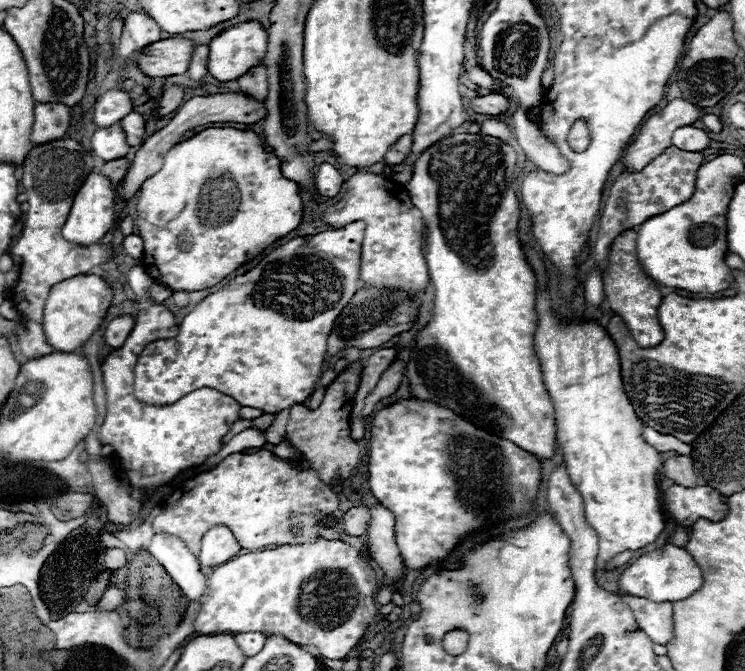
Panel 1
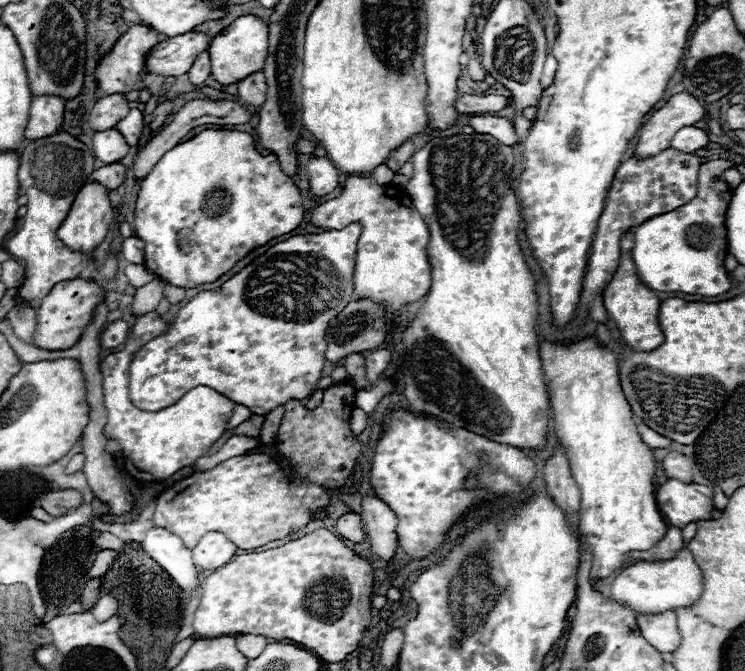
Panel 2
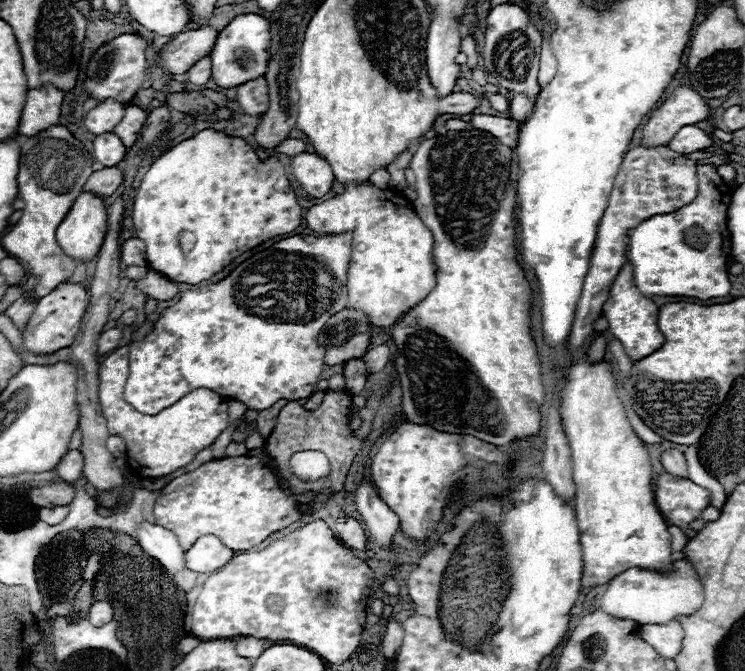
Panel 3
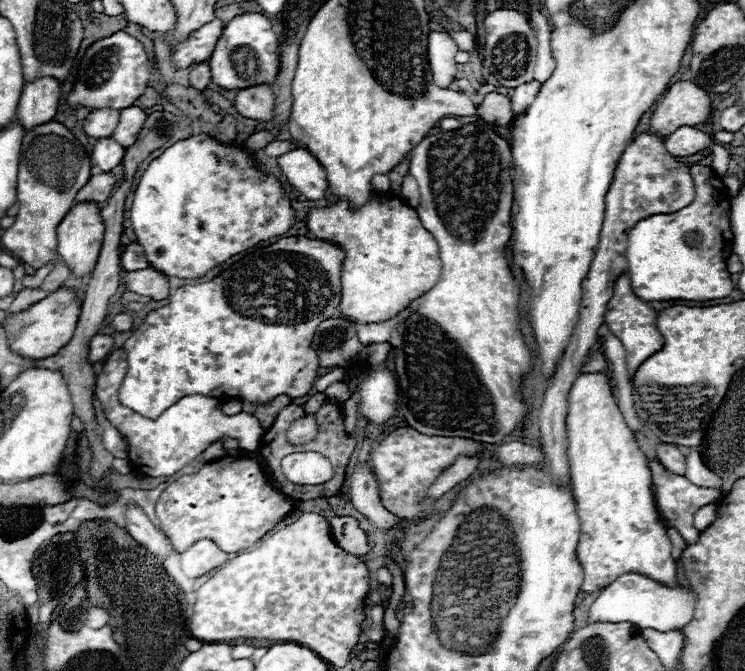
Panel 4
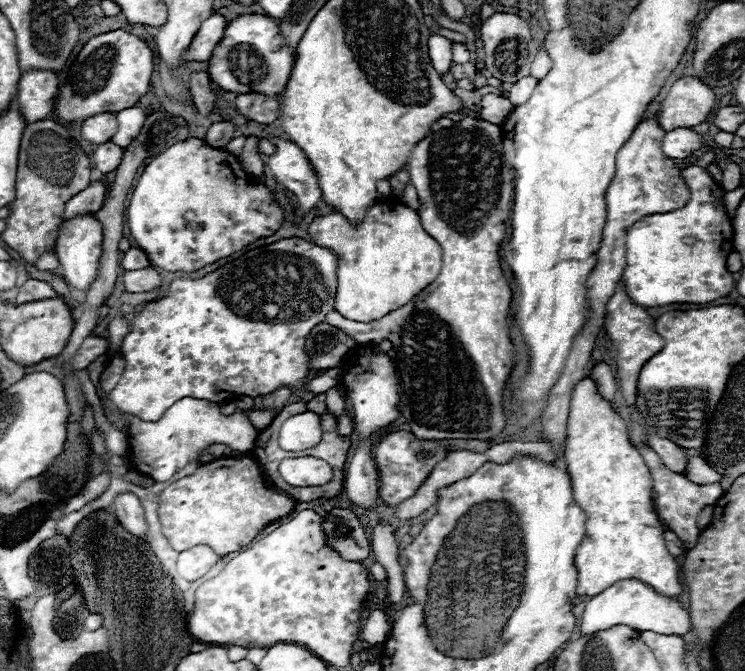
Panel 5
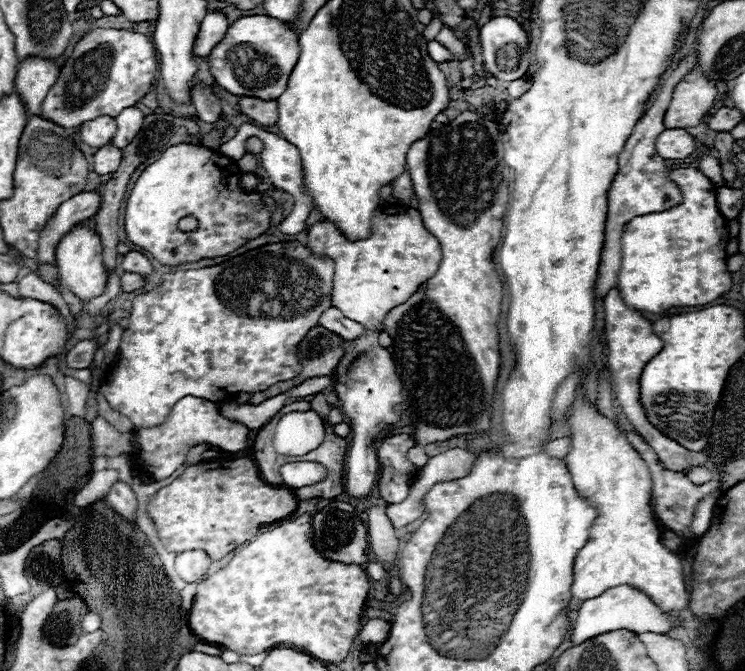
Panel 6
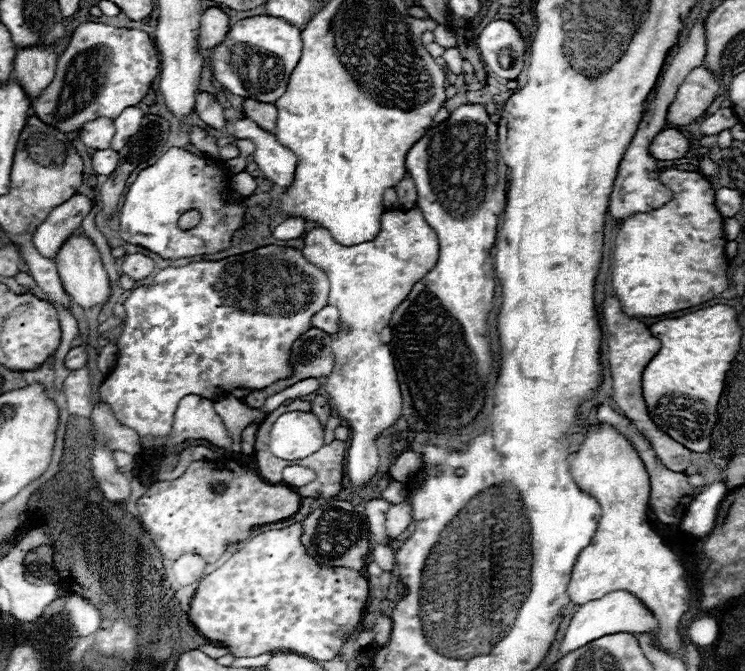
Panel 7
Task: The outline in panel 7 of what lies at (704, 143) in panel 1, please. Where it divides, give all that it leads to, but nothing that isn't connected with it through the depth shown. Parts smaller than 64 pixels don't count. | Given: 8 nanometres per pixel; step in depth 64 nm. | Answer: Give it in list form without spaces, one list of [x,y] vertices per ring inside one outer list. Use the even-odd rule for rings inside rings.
[[[674,128],[662,130],[652,140],[652,146],[650,146],[650,152],[656,160],[678,160],[678,158],[684,158],[688,150],[690,150],[690,140],[680,130],[674,130]]]

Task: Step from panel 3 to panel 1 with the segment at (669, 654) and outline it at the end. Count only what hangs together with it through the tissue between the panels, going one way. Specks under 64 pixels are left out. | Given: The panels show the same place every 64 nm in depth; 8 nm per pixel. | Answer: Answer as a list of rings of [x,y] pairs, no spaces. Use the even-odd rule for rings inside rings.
[[[618,594],[634,612],[636,624],[648,634],[650,640],[666,644],[672,638],[672,604],[670,602],[650,602],[646,598]]]

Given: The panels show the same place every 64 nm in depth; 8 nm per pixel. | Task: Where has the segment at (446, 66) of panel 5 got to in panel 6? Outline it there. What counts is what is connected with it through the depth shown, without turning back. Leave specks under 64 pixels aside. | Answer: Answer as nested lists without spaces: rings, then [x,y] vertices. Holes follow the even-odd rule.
[[[430,40],[428,42],[428,54],[430,54],[430,58],[434,60],[434,62],[450,62],[450,50],[446,48],[446,46],[442,46],[438,40]]]

